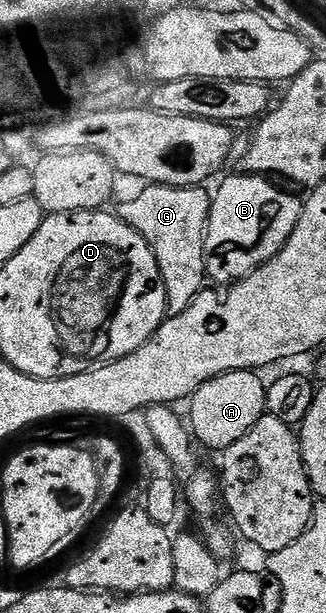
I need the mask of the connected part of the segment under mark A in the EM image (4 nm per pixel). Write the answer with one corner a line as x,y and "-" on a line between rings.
236,370
220,374
210,382
204,382
192,398
188,399
189,414
187,422
191,433
198,443
201,442
209,450
224,452
235,440
243,440
260,418
265,417
266,383
261,383
260,373
251,370

